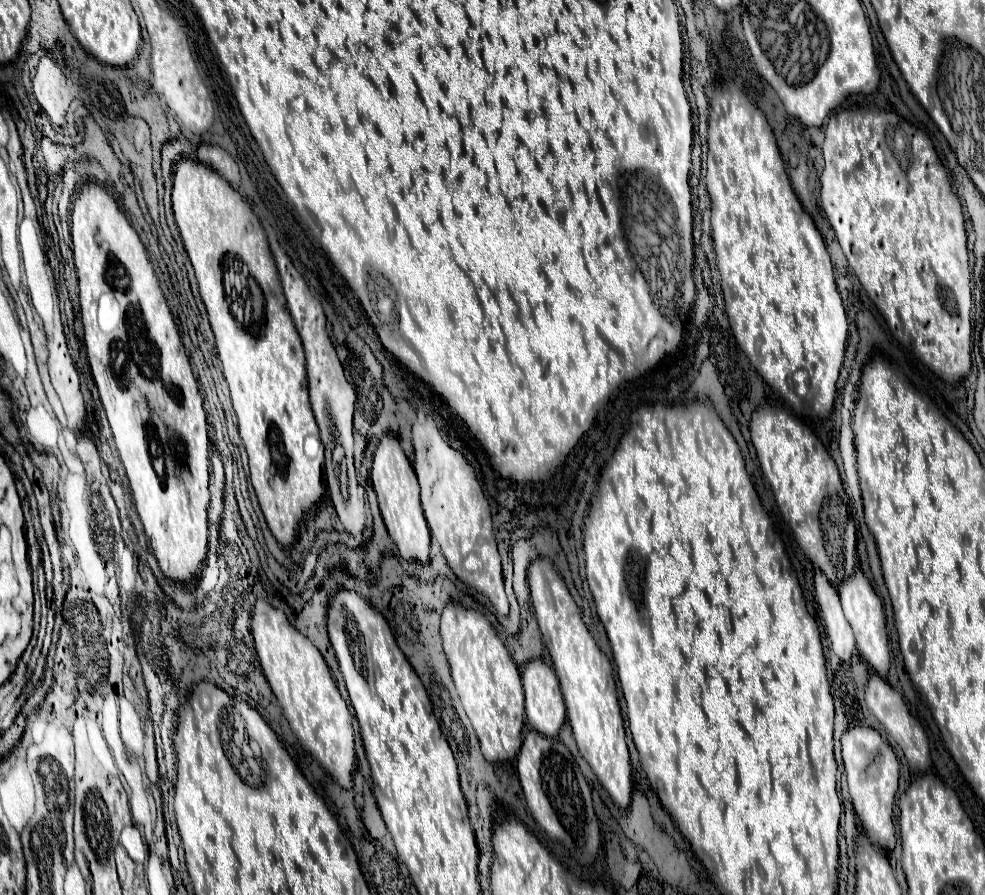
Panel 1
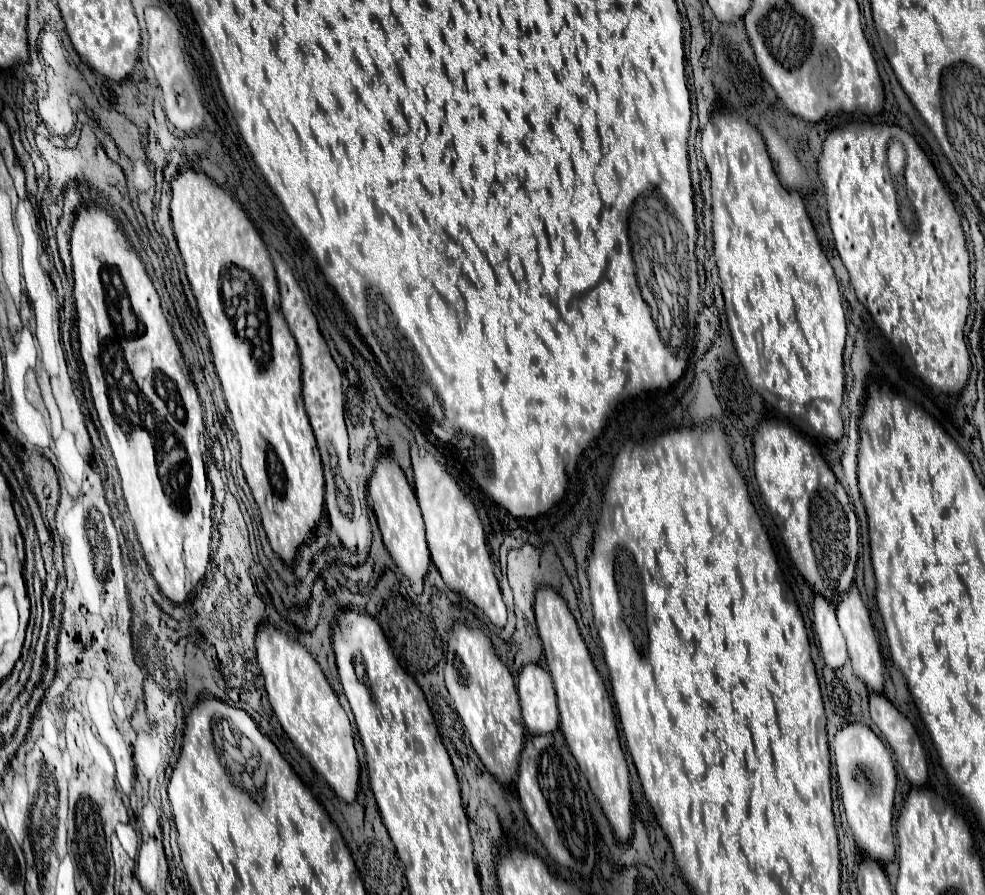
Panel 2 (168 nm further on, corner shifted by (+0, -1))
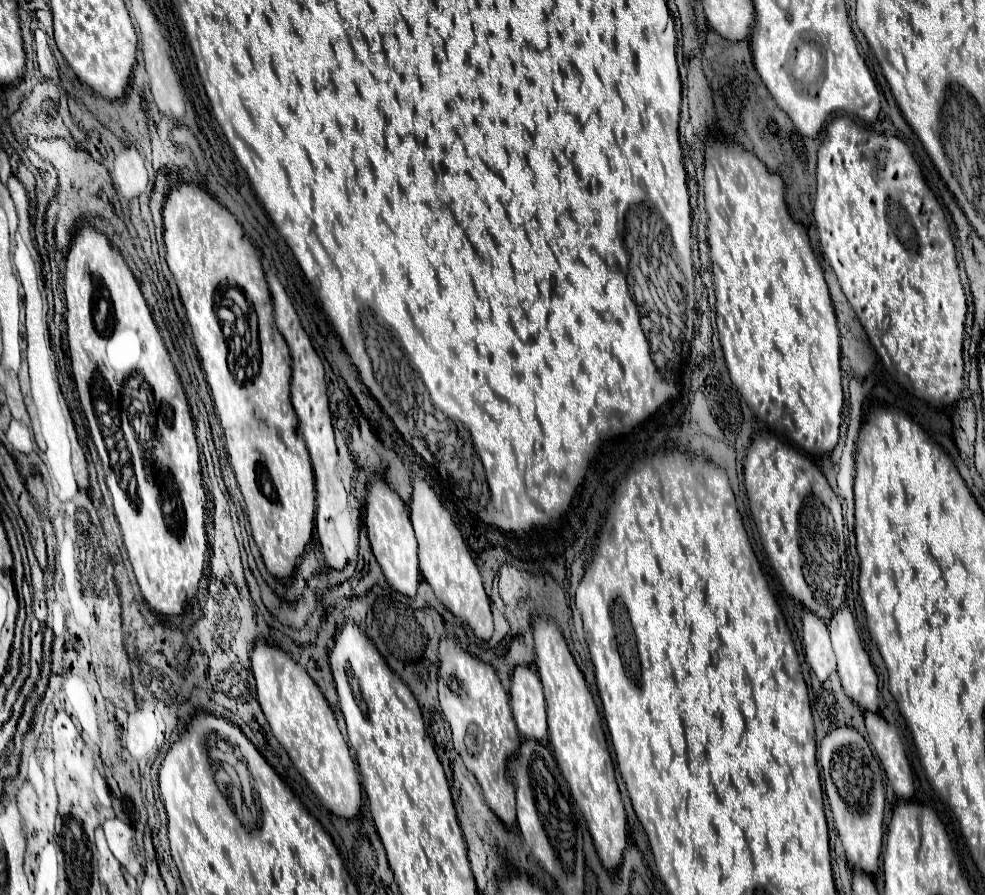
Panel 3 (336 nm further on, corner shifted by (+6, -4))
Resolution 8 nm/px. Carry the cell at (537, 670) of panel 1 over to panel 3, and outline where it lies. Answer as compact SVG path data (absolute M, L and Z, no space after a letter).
M517 666L511 676L511 710L523 738L547 736L547 704L539 674L529 666Z

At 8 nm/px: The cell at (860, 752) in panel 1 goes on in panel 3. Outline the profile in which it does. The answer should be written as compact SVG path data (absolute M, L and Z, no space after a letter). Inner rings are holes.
M841 726L831 730L821 746L819 746L819 764L823 768L825 790L829 798L829 806L833 810L835 828L845 848L845 856L849 864L861 868L867 874L875 874L879 868L879 856L883 846L883 810L885 810L885 786L881 766L875 760L867 740L849 726ZM833 760L845 760L847 766L841 768L839 786L831 776Z

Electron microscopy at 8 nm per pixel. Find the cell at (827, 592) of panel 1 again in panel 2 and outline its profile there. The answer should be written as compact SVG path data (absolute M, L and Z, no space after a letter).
M815 595L813 601L813 631L819 641L819 651L823 655L823 661L831 669L839 669L849 657L847 657L847 647L841 635L841 629L835 621L835 609Z

